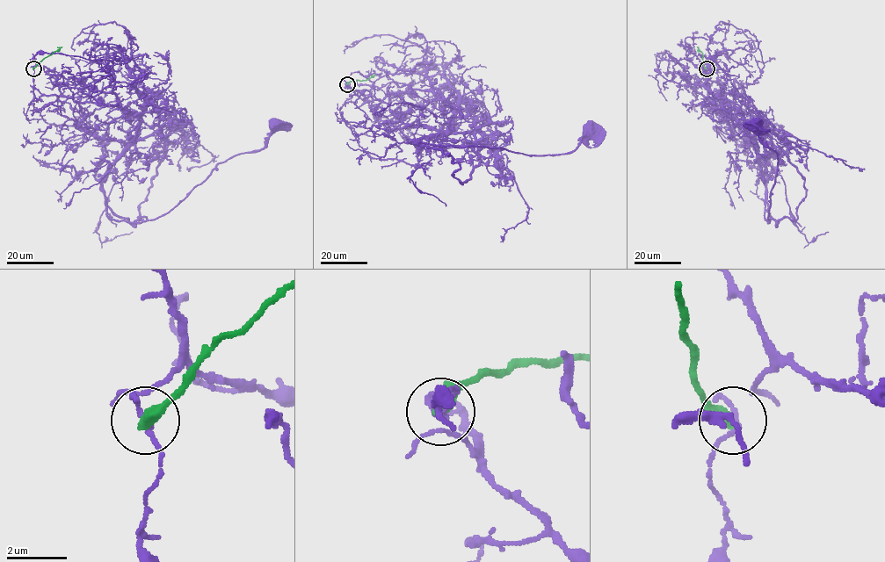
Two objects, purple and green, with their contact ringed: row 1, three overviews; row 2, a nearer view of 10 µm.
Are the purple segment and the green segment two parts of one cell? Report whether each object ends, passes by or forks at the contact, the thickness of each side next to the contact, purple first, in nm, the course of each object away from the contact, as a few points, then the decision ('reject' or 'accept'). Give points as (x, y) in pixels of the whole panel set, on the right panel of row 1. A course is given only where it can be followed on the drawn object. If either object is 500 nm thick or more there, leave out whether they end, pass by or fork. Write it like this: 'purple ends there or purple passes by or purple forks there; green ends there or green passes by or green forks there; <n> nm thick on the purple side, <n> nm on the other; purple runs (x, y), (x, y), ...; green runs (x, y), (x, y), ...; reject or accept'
purple forks there; green ends there; 100 nm thick on the purple side, 460 nm on the other; purple runs (707, 68), (707, 96), (722, 97), (713, 105), (753, 139), (768, 222), (778, 154), (763, 143), (755, 124); green runs (707, 68), (702, 54), (697, 46); reject

